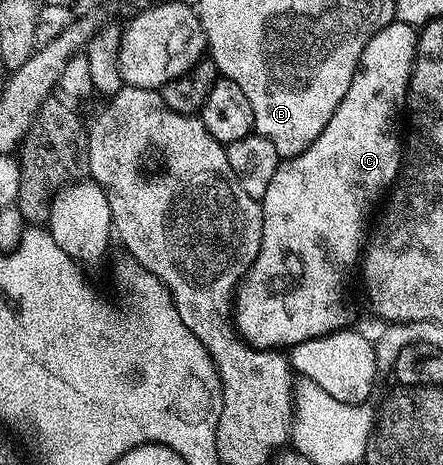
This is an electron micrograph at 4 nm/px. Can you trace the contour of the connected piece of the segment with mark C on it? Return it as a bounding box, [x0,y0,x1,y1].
[234,20,418,349]

